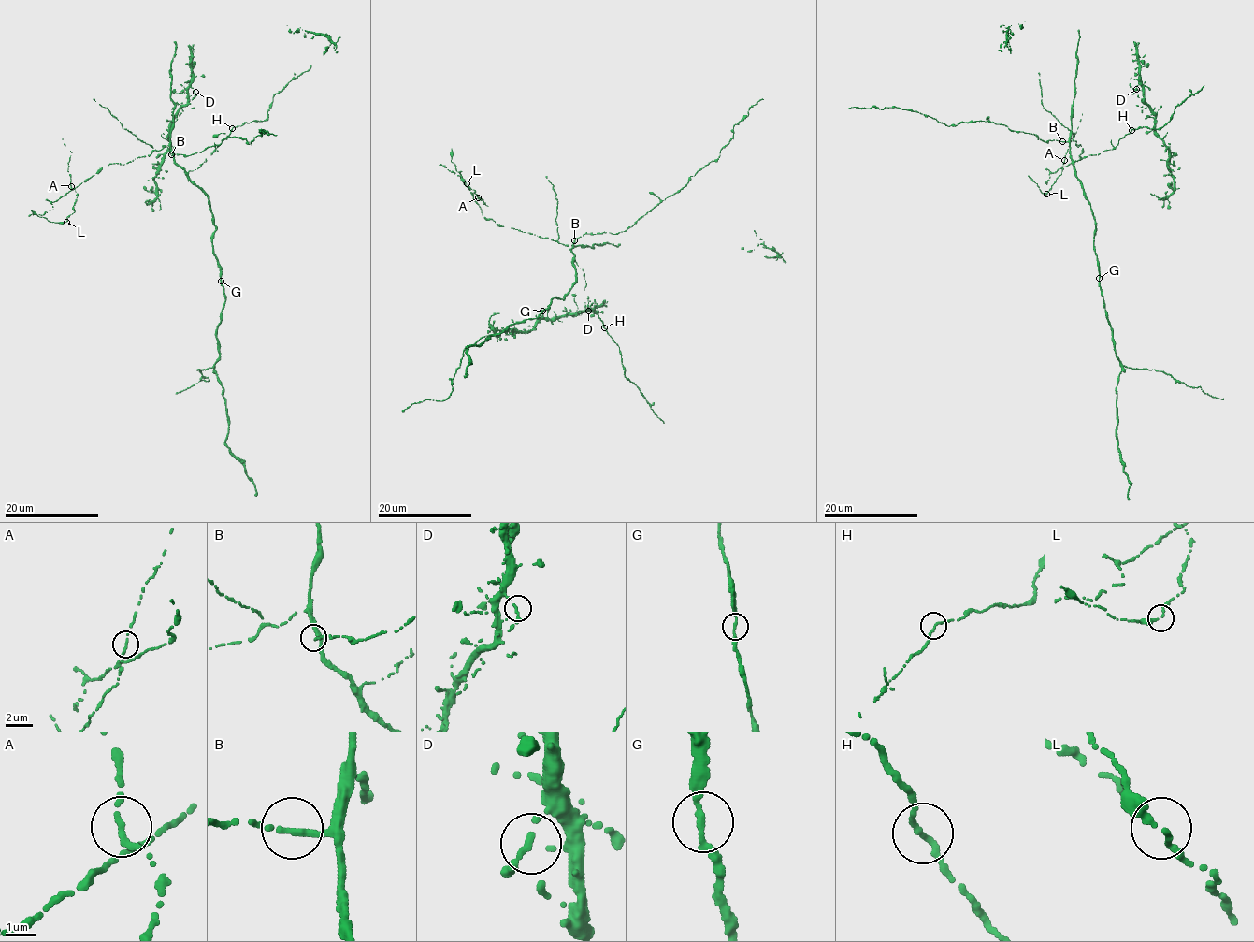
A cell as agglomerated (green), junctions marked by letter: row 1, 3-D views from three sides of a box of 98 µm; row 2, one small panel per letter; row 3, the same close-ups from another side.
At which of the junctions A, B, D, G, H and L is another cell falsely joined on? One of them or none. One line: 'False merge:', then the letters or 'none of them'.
False merge: none of them

